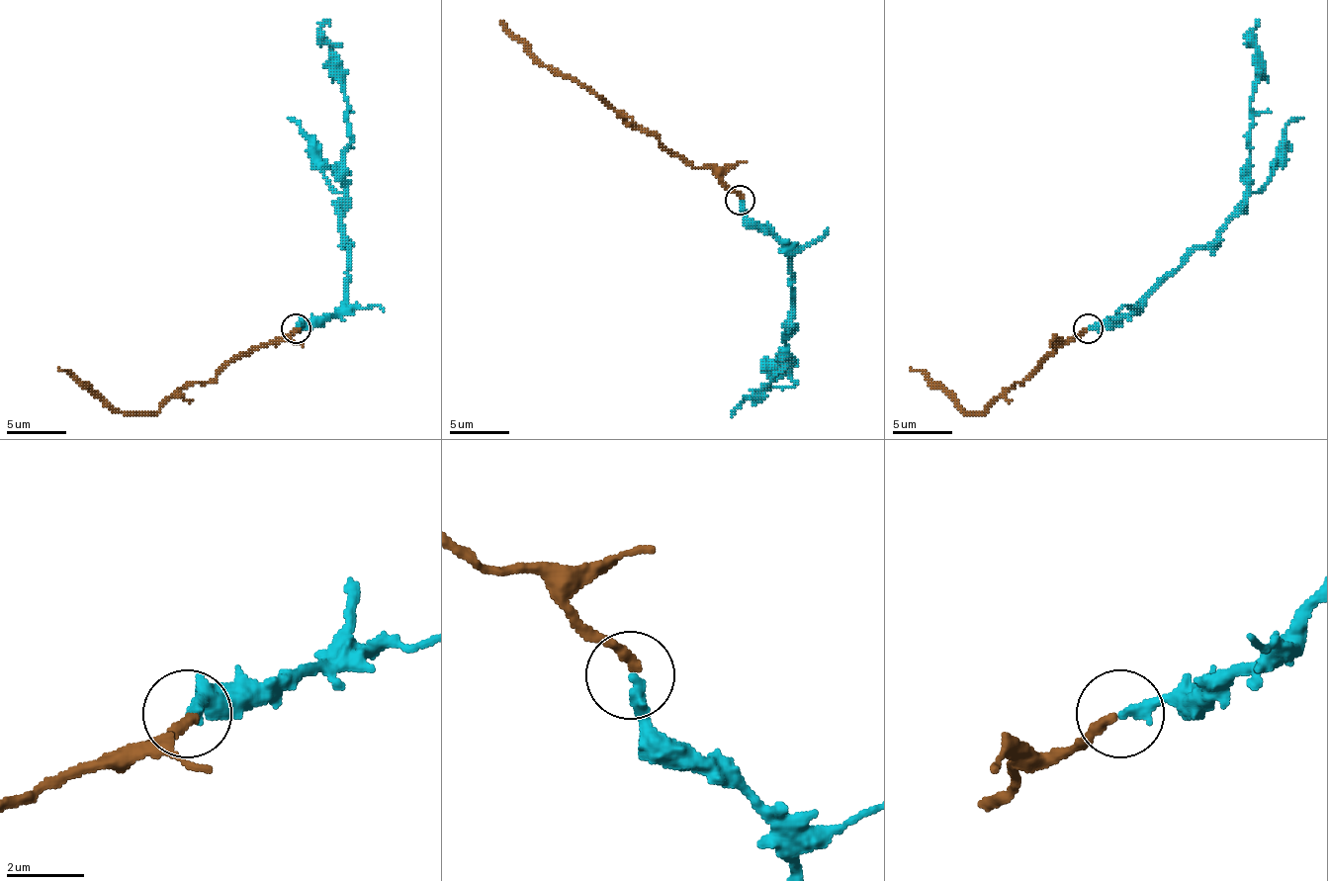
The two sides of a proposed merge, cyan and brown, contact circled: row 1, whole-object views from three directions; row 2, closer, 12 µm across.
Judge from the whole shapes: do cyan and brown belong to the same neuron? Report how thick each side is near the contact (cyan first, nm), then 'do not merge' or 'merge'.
280 nm thick on the cyan side, 280 nm on the other; merge

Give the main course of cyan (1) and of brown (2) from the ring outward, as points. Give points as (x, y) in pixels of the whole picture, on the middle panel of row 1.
1: (741, 201), (788, 258), (785, 354), (794, 363), (764, 366), (773, 372)
2: (741, 198), (710, 168), (695, 168), (680, 159), (654, 134), (629, 126), (599, 96), (558, 75), (500, 21)

